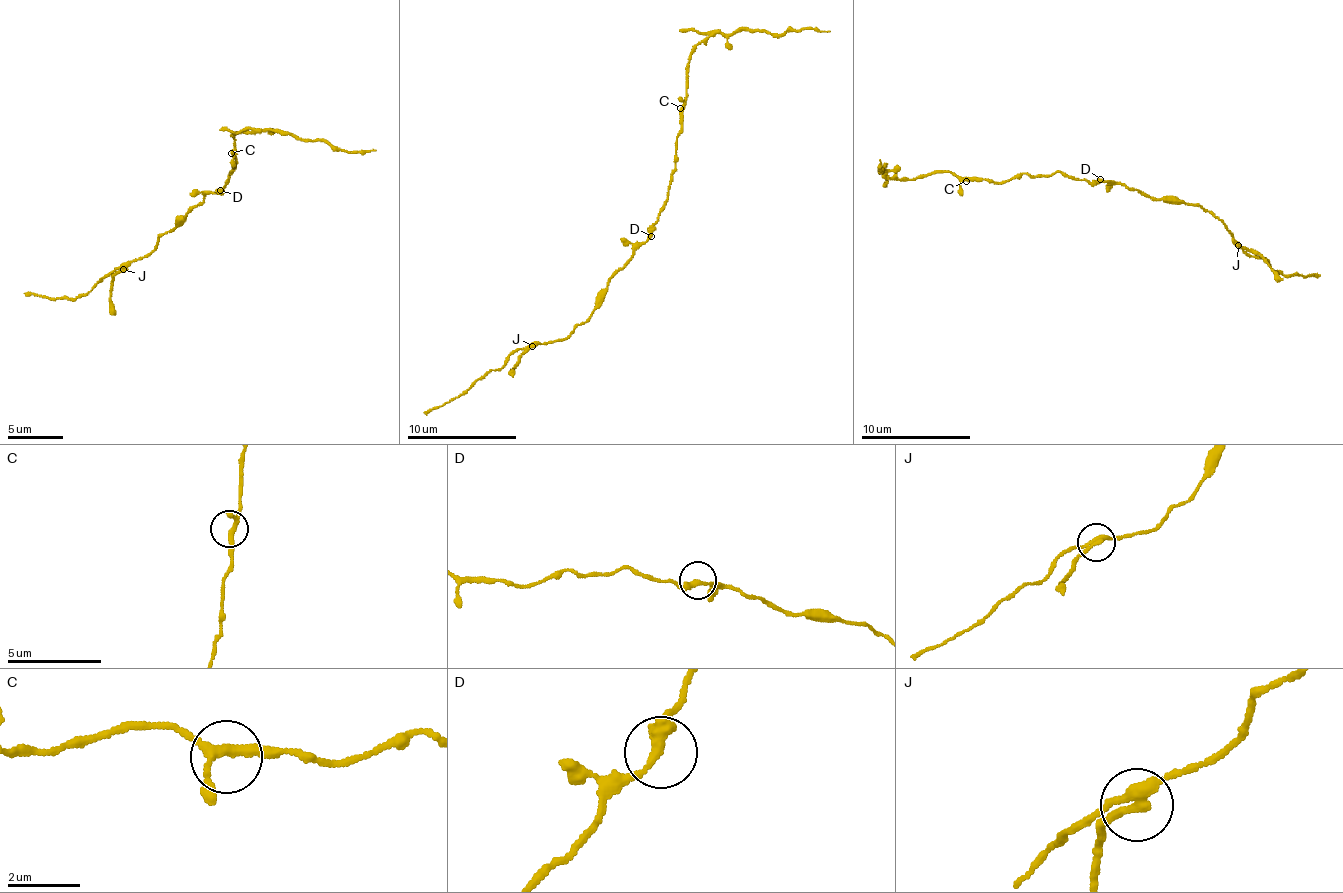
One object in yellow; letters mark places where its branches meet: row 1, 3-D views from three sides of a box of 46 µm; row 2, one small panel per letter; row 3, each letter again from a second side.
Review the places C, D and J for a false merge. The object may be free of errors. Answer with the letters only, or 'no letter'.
J

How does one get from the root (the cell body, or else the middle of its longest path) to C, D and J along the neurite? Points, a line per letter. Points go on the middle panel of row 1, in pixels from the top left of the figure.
C: (656, 216), (668, 198), (670, 175), (676, 168), (680, 108)
D: (656, 216), (656, 229), (651, 236)
J: (656, 216), (656, 229), (632, 250), (629, 262), (609, 279), (601, 306), (563, 339), (531, 346)

